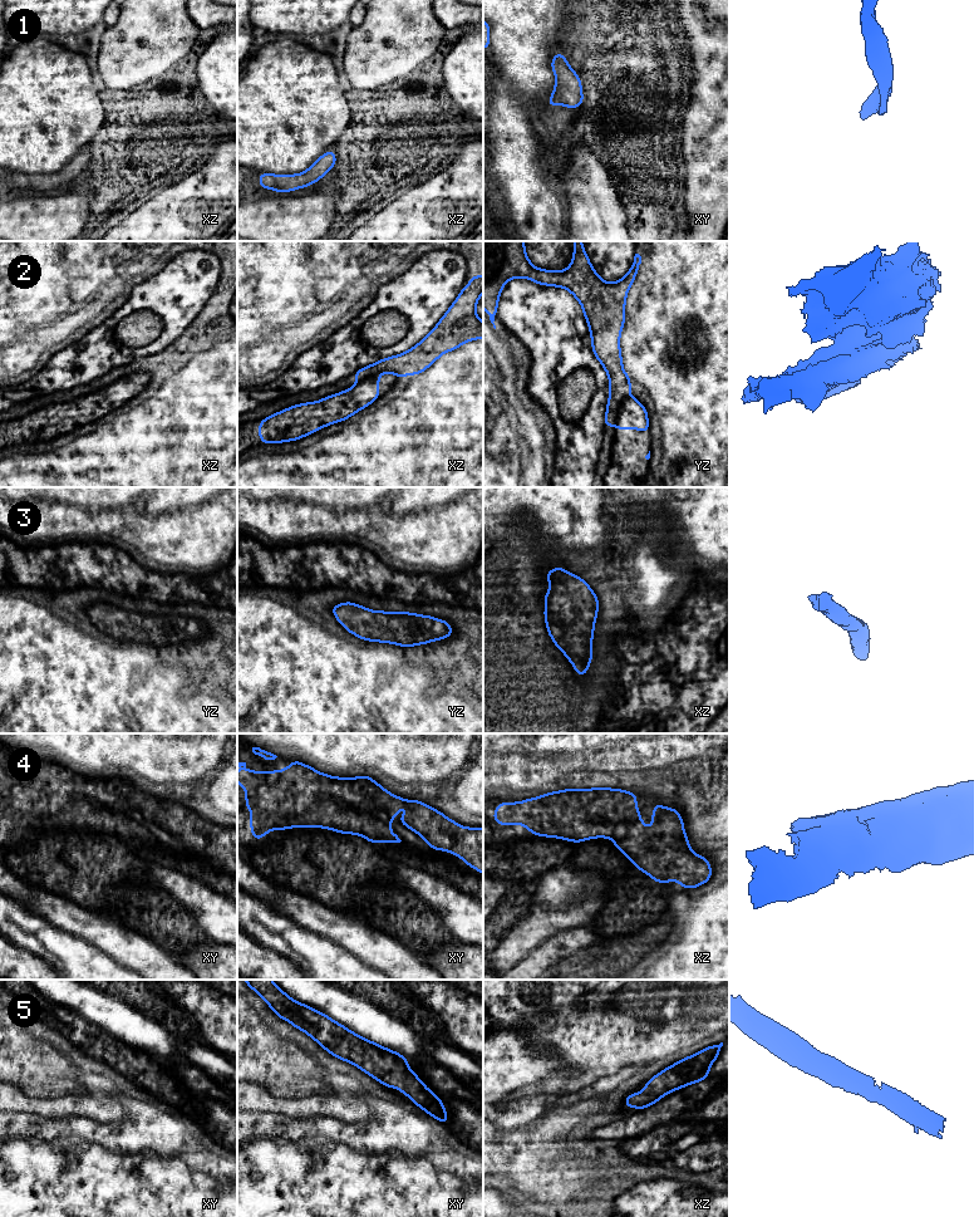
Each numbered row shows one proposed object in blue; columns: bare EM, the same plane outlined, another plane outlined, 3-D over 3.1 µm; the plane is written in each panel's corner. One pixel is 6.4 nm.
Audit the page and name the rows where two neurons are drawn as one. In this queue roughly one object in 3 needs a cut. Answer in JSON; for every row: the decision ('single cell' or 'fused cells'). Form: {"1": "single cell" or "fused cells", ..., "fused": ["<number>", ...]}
{"1": "single cell", "2": "fused cells", "3": "single cell", "4": "fused cells", "5": "single cell", "fused": ["2", "4"]}

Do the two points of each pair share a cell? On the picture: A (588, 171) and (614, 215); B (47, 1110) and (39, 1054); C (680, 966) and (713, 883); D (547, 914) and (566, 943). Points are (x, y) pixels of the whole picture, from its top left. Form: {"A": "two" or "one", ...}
{"A": "one", "B": "two", "C": "two", "D": "two"}

